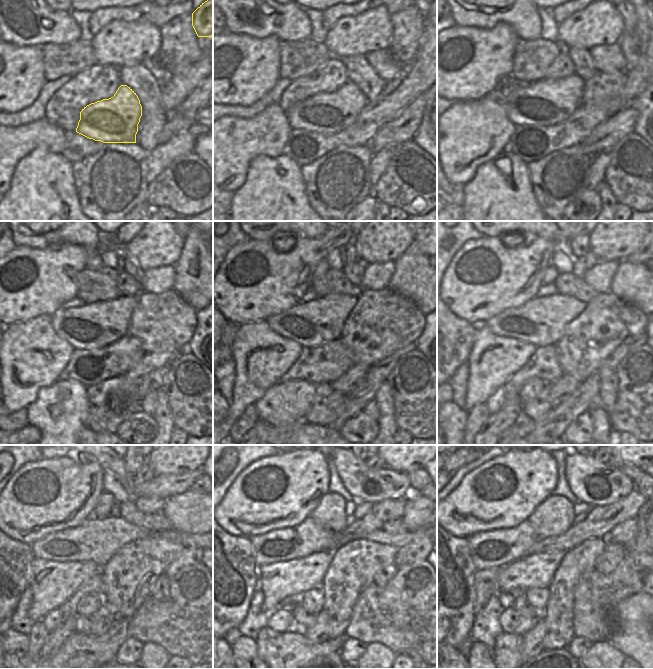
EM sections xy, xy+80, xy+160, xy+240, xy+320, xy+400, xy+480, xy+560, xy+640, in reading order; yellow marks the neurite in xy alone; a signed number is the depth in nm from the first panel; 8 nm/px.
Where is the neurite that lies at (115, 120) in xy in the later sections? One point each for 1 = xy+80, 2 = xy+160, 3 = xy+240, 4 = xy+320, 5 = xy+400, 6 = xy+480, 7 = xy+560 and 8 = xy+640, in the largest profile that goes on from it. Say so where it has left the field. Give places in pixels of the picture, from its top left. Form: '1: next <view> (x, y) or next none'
1: next xy+80 (329, 113)
2: next xy+160 (546, 102)
3: next xy+240 (95, 325)
4: next xy+320 (310, 324)
5: next xy+400 (541, 321)
6: next xy+480 (96, 540)
7: next xy+560 (309, 537)
8: next xy+640 (496, 548)

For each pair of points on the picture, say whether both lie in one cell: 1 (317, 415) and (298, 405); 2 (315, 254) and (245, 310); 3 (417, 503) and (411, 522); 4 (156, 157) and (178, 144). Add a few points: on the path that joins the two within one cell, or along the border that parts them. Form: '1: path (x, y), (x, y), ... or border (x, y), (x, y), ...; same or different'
1: border (316, 388), (310, 407), (303, 420); different
2: path (299, 261), (263, 297); same
3: path (417, 508), (417, 515), (415, 517); same
4: path (161, 157), (173, 148); same

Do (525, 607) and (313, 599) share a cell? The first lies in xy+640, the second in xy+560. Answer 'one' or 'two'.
two

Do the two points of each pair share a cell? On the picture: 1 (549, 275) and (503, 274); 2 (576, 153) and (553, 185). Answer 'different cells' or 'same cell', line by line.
1: different cells
2: same cell

